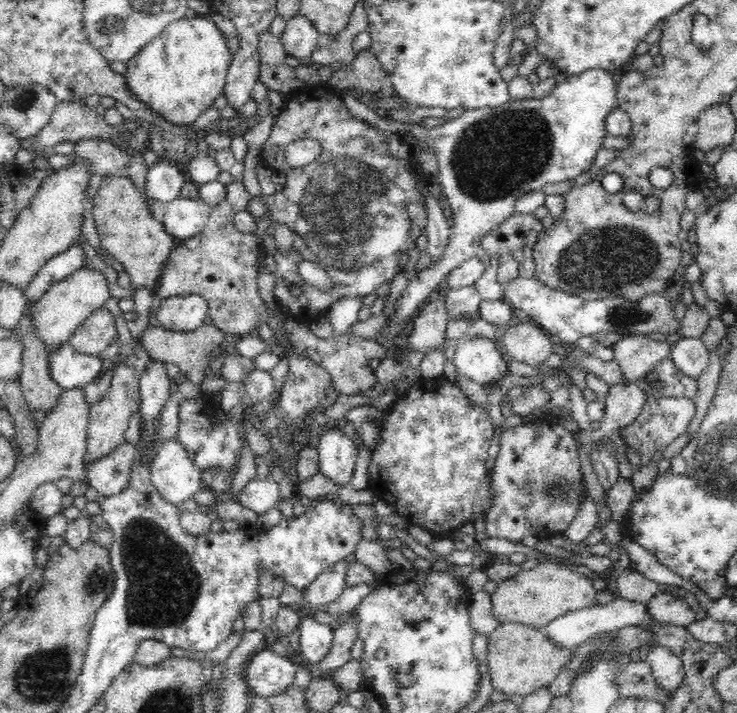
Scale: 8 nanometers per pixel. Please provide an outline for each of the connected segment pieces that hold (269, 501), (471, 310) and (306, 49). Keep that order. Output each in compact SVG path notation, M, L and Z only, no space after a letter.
M254 478L241 490L240 500L244 507L262 514L280 502L278 482L272 478Z
M474 285L472 286L466 286L464 288L458 288L458 290L454 290L453 288L448 292L448 294L445 296L446 299L446 307L448 308L448 315L449 315L449 321L453 321L456 319L460 319L461 317L467 317L469 319L473 319L474 322L468 326L468 329L475 323L478 322L478 314L481 308L480 302L482 302L481 296L478 295L478 291L476 291L476 288Z
M296 14L287 20L281 41L288 55L300 60L310 58L318 47L318 35L319 32L308 18Z

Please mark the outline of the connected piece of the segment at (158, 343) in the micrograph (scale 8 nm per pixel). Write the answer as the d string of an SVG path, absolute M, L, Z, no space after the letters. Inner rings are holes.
M203 325L194 331L172 331L149 327L148 331L135 333L136 341L141 344L145 352L150 356L152 362L164 362L165 364L175 364L180 367L180 372L186 375L186 389L201 391L203 381L208 379L205 368L209 364L208 359L212 351L224 346L225 334L215 325Z

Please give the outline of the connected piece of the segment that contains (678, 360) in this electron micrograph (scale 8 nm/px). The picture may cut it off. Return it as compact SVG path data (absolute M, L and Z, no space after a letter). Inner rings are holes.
M683 337L673 346L670 360L683 374L697 380L709 366L710 352L702 340Z

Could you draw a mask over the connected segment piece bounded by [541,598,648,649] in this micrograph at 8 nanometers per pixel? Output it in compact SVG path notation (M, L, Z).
M616 598L612 604L606 604L606 606L588 607L582 610L575 610L549 622L546 626L541 628L546 637L550 641L560 645L560 647L566 647L568 649L576 648L582 642L586 642L588 638L592 638L594 634L600 632L612 632L626 628L628 626L636 626L642 624L642 622L648 620L646 605L636 604L625 599Z

